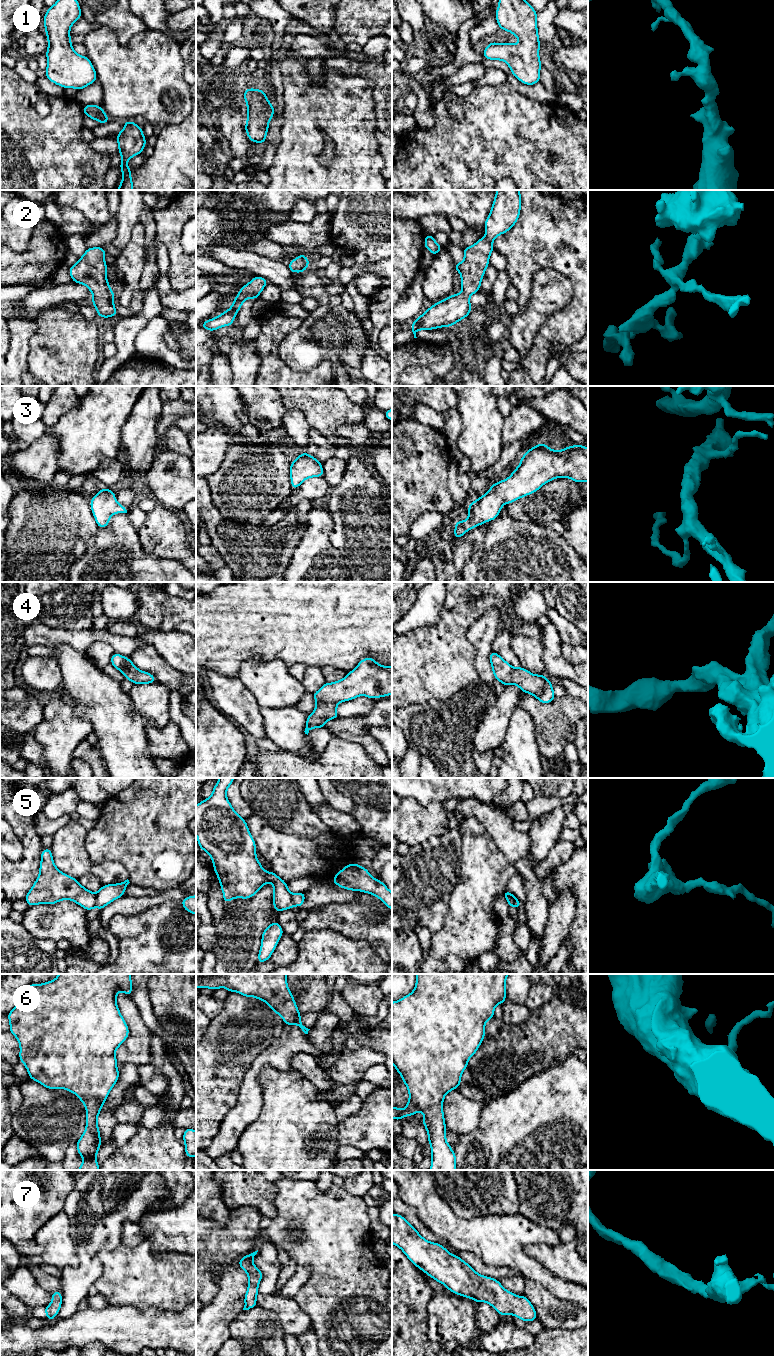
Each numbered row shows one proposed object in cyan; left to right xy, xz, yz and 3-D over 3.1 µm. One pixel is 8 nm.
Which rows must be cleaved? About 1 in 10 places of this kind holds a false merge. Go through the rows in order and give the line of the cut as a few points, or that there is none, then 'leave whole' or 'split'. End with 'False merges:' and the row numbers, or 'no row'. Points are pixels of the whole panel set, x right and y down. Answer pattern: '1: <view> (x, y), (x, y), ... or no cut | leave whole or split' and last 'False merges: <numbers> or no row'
1: no cut | leave whole
2: no cut | leave whole
3: no cut | leave whole
4: no cut | leave whole
5: xy (94, 894), (96, 898), (95, 905) | split
6: no cut | leave whole
7: no cut | leave whole
False merges: 5

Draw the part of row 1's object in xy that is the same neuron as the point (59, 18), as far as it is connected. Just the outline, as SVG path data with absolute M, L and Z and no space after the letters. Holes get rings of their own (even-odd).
M57 0L53 6L47 9L43 18L49 46L45 53L48 59L45 76L64 89L75 88L78 91L98 80L95 68L89 58L77 54L72 47L70 28L80 17L82 14L77 0Z

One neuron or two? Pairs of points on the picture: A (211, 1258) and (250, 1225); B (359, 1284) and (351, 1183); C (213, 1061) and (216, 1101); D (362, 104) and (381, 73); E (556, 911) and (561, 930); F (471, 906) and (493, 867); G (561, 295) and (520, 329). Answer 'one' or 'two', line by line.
A: one
B: two
C: one
D: two
E: one
F: one
G: one

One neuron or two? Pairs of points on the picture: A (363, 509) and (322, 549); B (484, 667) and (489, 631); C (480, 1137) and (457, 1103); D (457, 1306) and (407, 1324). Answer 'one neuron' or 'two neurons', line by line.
A: two neurons
B: one neuron
C: two neurons
D: two neurons

